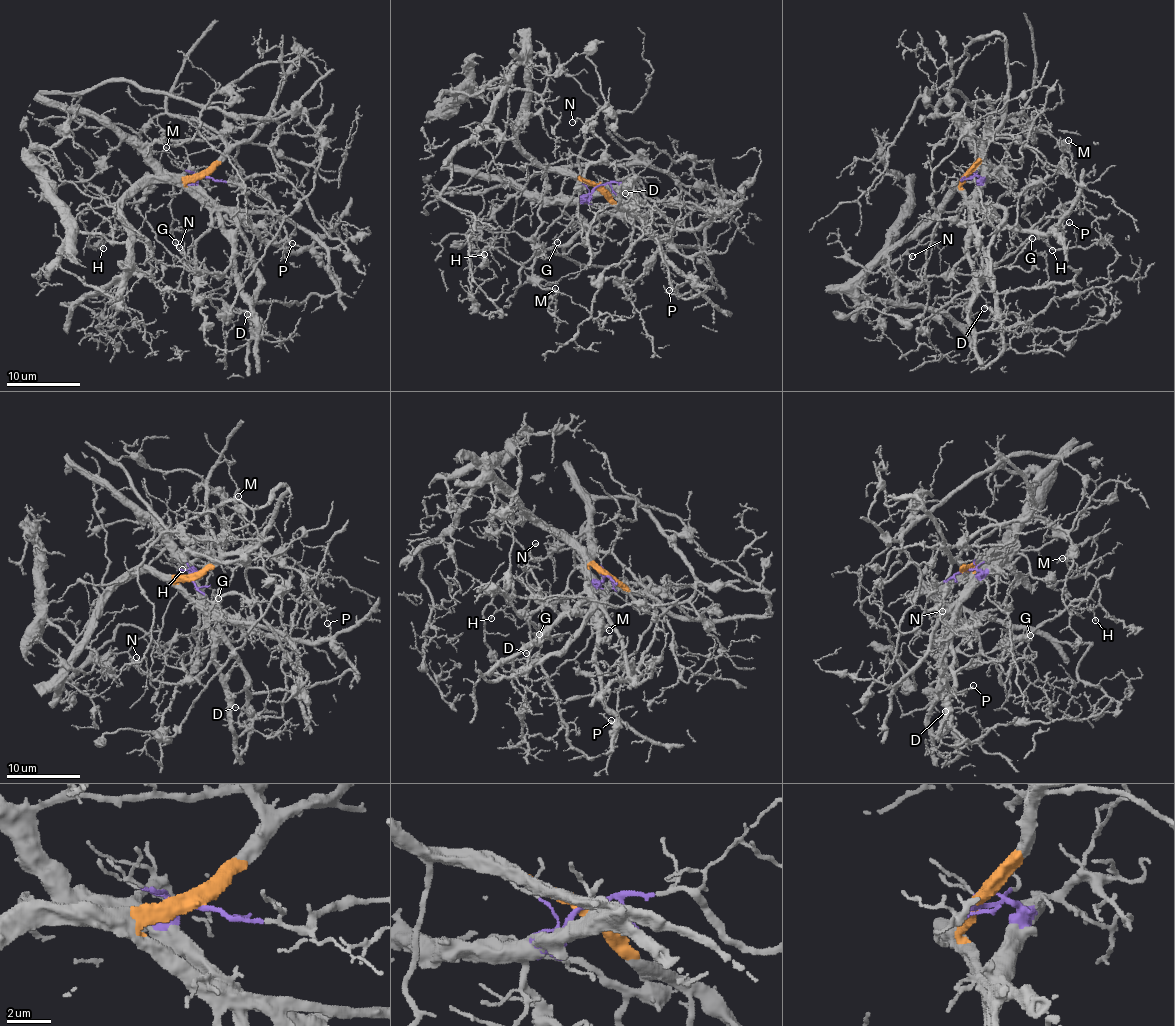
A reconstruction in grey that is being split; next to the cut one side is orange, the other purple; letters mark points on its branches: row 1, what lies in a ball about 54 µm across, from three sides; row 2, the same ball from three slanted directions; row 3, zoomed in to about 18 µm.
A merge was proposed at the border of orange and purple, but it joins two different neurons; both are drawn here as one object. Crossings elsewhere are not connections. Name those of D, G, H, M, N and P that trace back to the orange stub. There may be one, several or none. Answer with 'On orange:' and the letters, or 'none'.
On orange: G, H, M

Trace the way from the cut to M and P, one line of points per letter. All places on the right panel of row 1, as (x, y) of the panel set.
M: (966, 175), (983, 147), (984, 127), (998, 118), (1021, 111), (1038, 129), (1070, 151), (1068, 141)
P: (966, 177), (979, 176), (980, 185), (976, 202), (986, 205), (1011, 226), (1046, 233), (1062, 229), (1069, 223)

